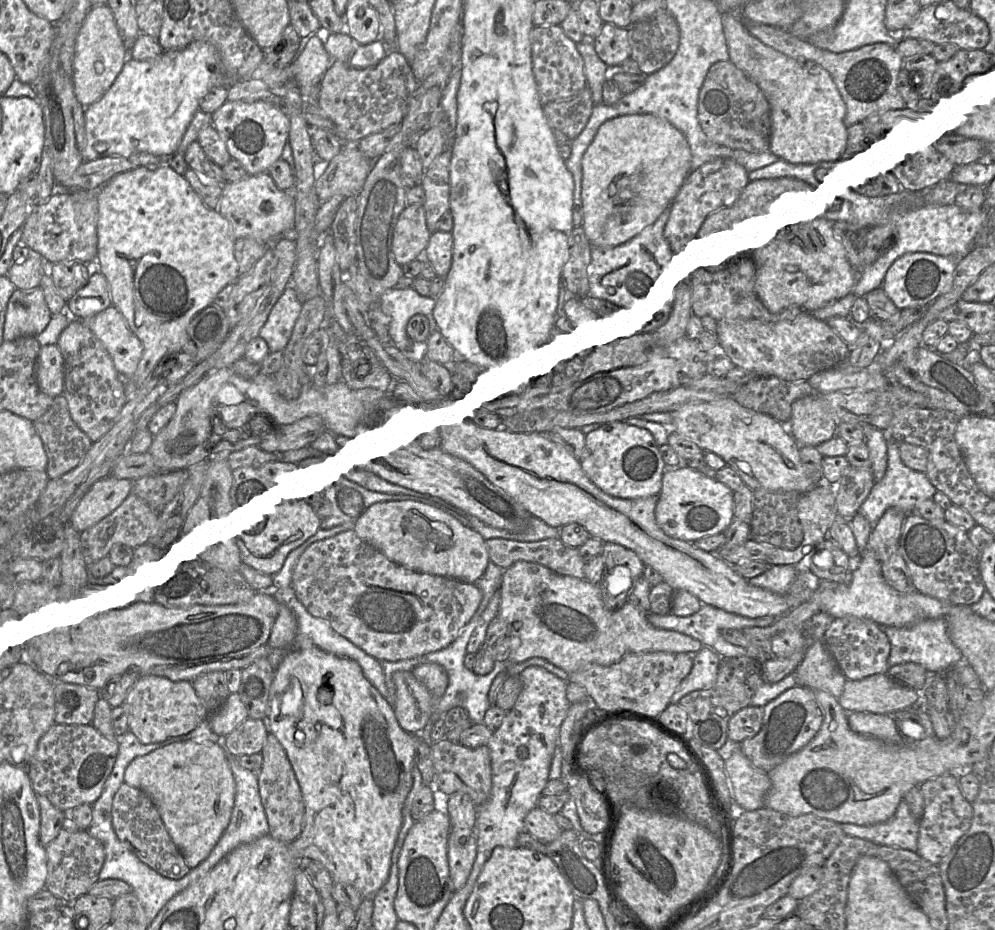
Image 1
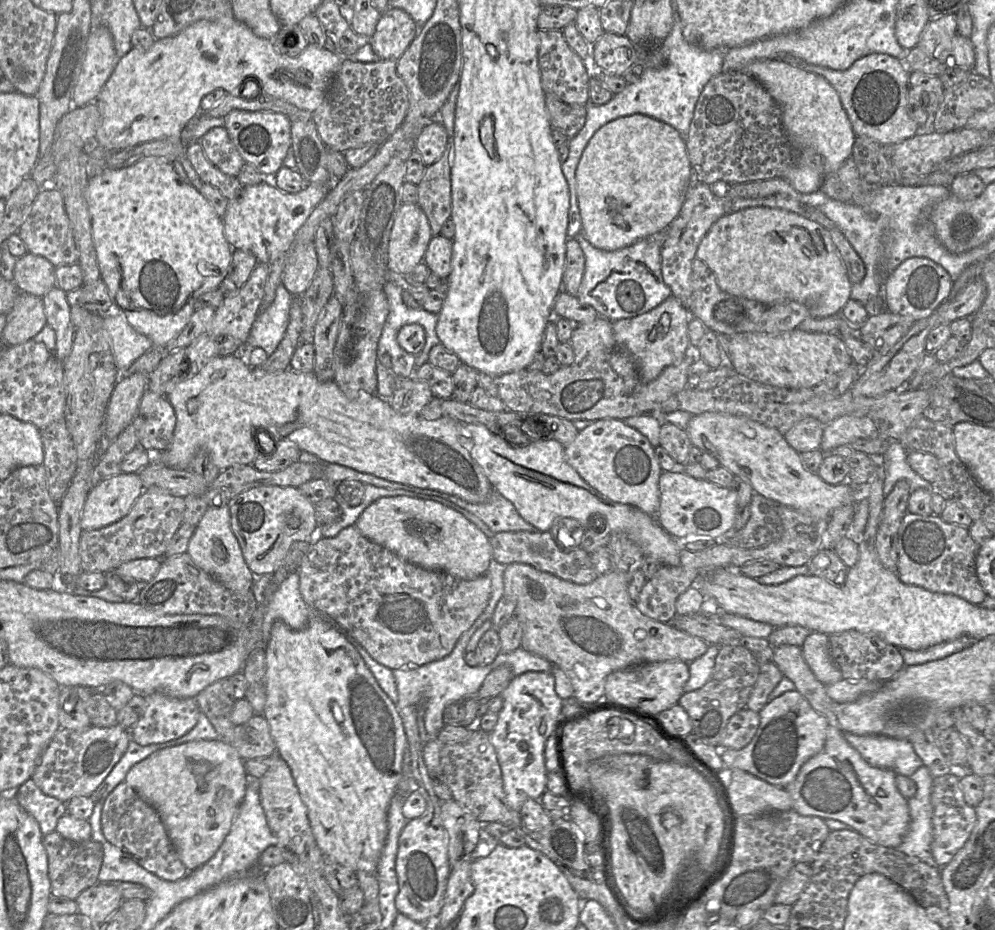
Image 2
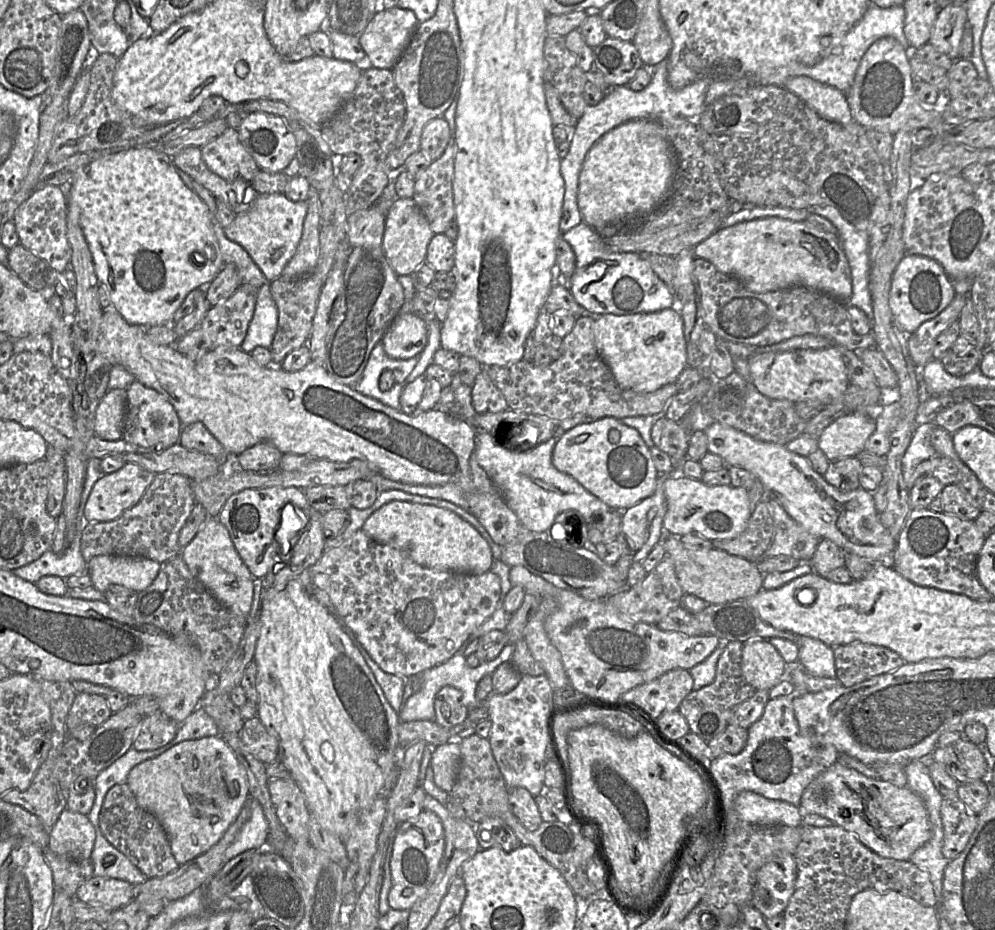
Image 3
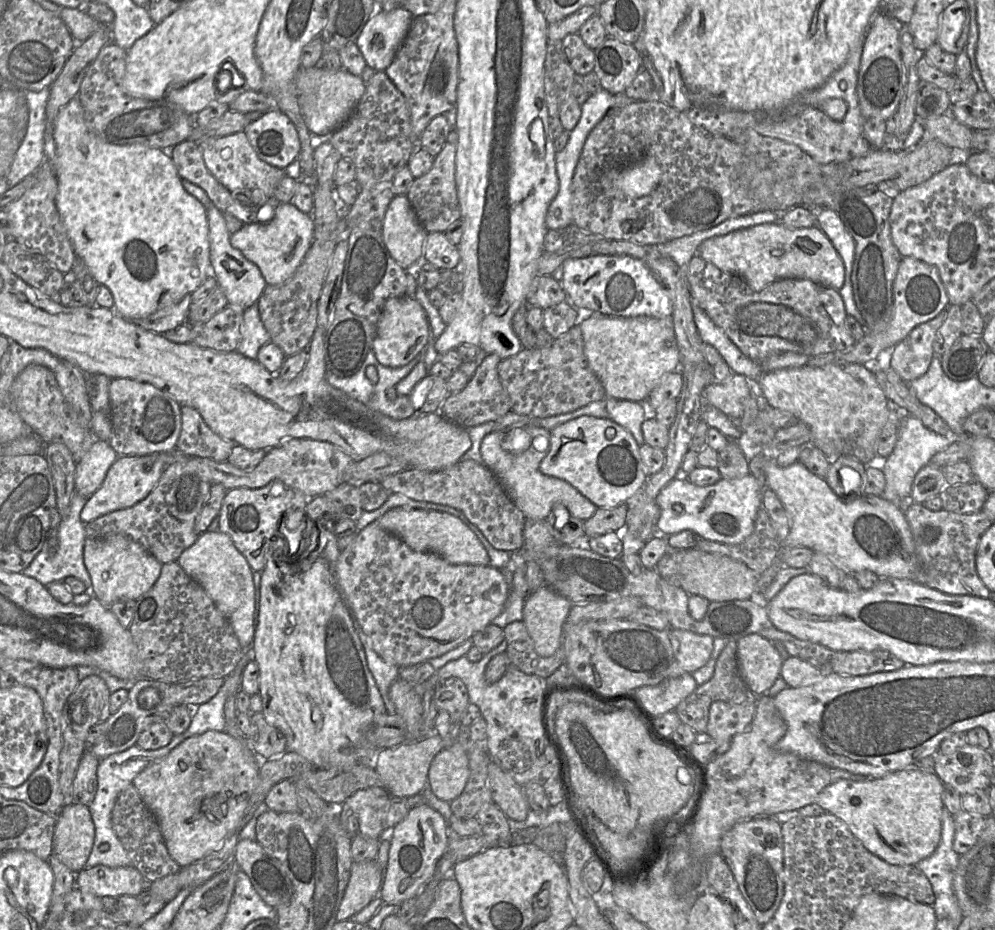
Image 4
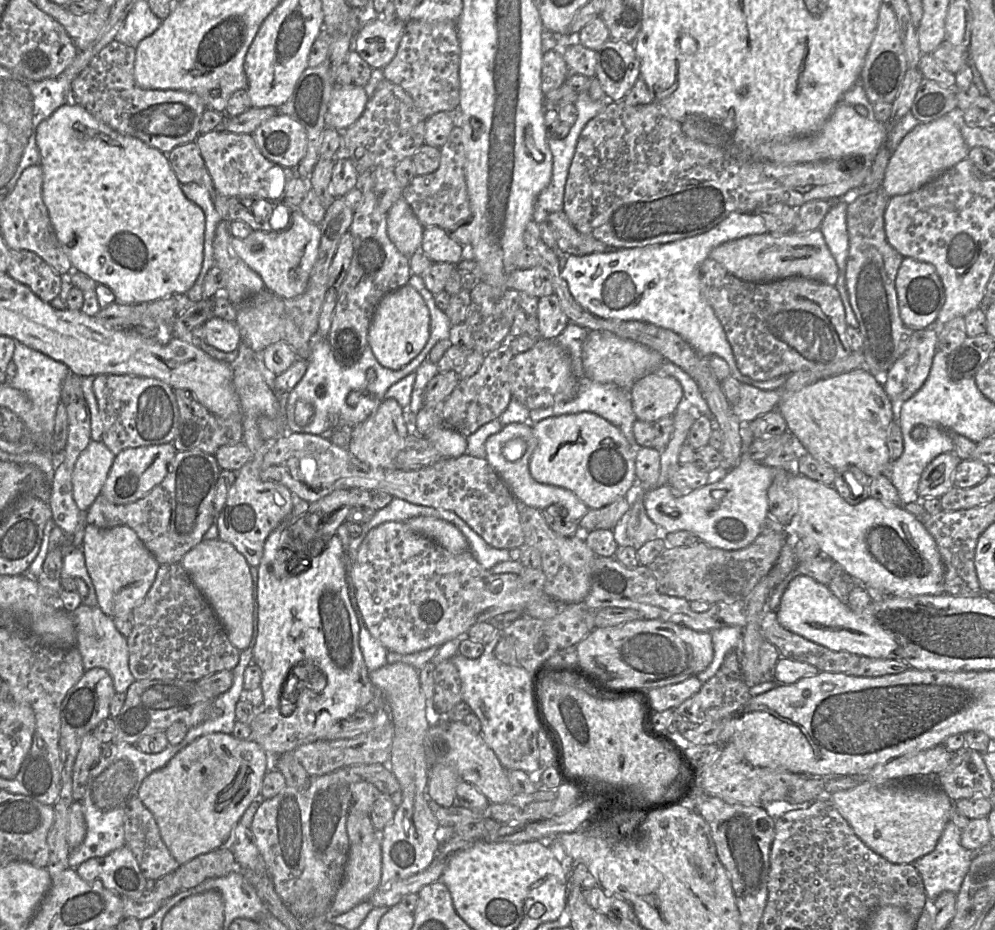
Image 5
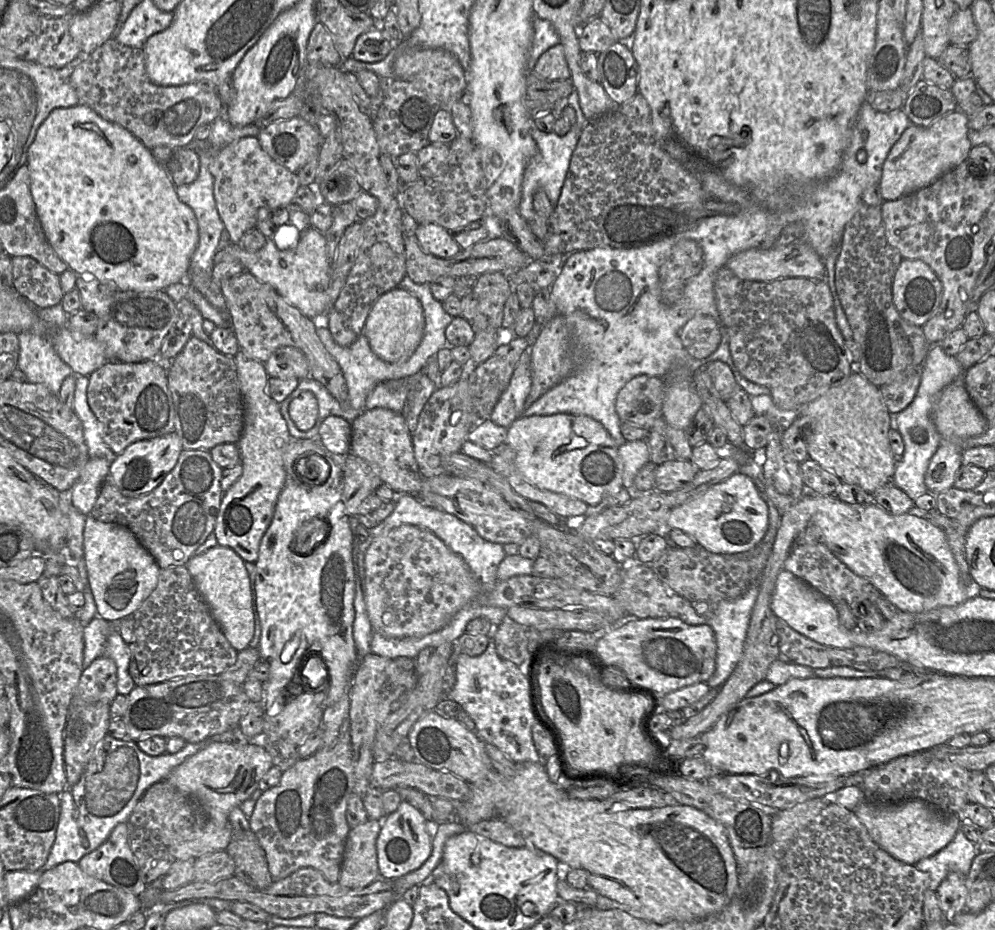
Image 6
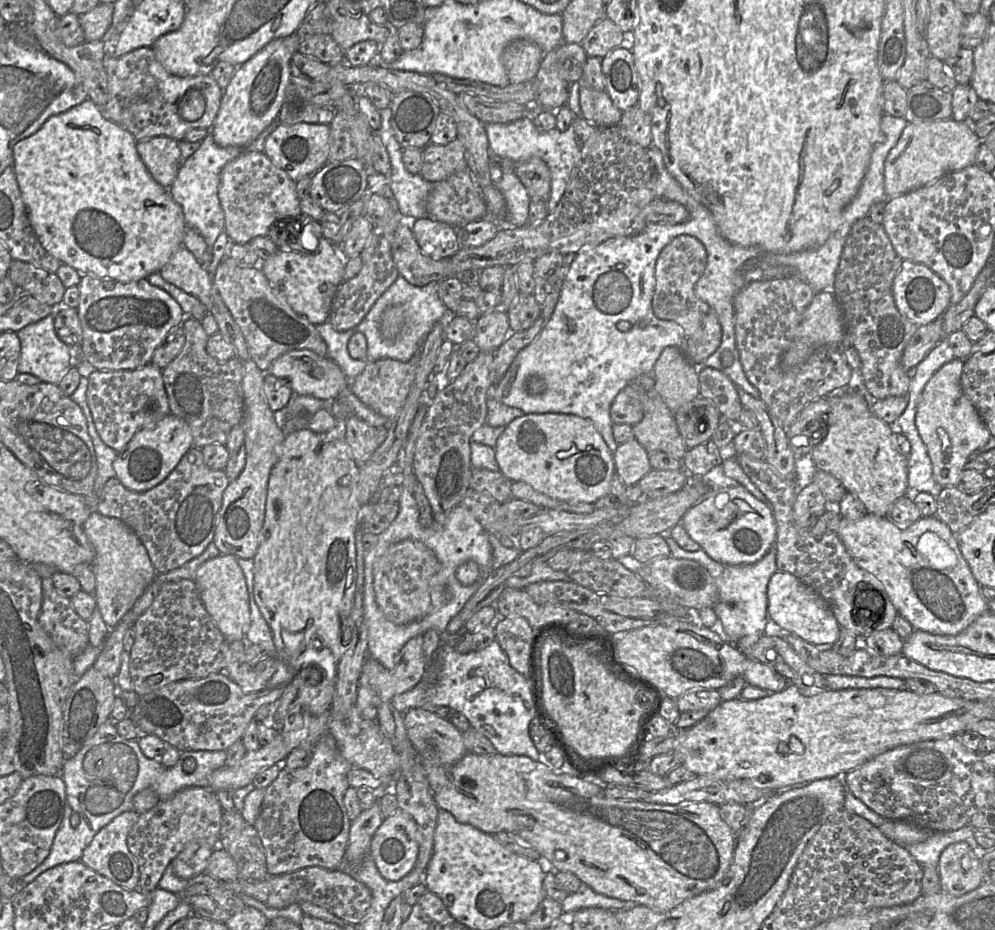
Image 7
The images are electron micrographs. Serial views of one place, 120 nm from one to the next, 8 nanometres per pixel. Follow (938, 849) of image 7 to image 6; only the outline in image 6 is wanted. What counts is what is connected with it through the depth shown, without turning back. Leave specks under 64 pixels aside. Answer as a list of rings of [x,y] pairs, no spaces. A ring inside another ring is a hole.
[[[959,829],[946,847],[933,856],[920,860],[915,866],[930,877],[929,889],[937,891],[950,872],[967,876],[978,852],[978,845],[970,841]]]

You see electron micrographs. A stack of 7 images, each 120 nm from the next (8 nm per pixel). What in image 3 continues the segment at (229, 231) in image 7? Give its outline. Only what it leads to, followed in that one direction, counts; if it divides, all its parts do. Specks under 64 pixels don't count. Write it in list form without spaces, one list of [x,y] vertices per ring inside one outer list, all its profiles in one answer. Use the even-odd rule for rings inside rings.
[[[227,128],[220,136],[201,147],[202,159],[208,169],[228,182],[244,180],[251,183],[260,168],[239,140],[238,130]]]

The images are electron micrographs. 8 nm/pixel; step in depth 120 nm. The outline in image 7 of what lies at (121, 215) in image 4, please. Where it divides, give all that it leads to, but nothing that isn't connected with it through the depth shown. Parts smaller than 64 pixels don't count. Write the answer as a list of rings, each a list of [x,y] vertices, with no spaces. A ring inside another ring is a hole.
[[[89,98],[66,112],[51,116],[33,135],[19,140],[13,146],[13,163],[16,179],[31,226],[43,248],[61,263],[74,268],[80,275],[90,274],[100,279],[127,283],[147,279],[168,263],[172,254],[182,246],[188,228],[182,208],[172,199],[167,188],[159,185],[150,175],[137,149],[134,136],[121,125],[103,116],[102,110]]]

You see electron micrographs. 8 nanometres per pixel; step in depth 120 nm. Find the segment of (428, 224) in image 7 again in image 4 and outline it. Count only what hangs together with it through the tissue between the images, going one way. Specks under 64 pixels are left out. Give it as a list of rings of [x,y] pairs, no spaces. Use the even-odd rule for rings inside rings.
[[[443,232],[427,234],[423,258],[439,270],[453,270],[460,262],[458,246],[452,244]]]

